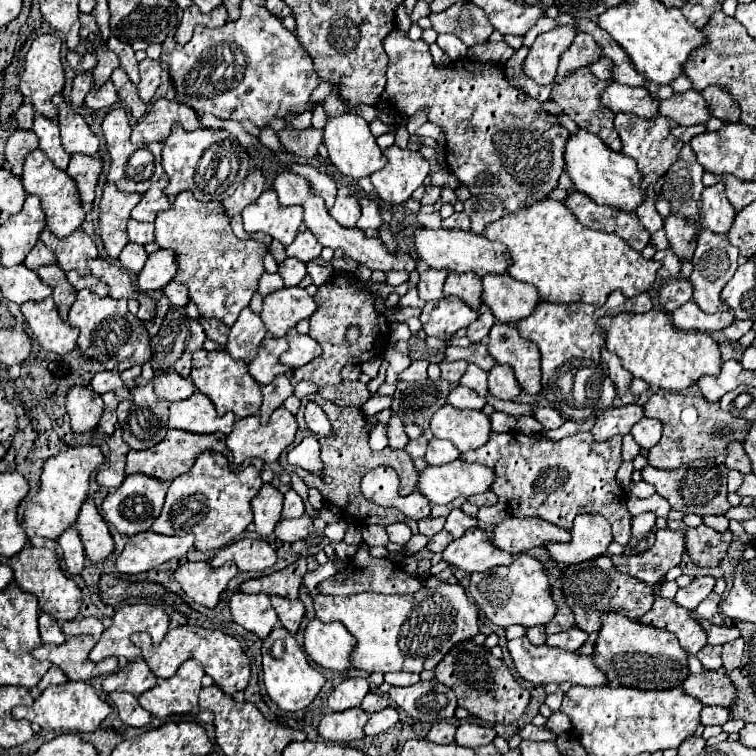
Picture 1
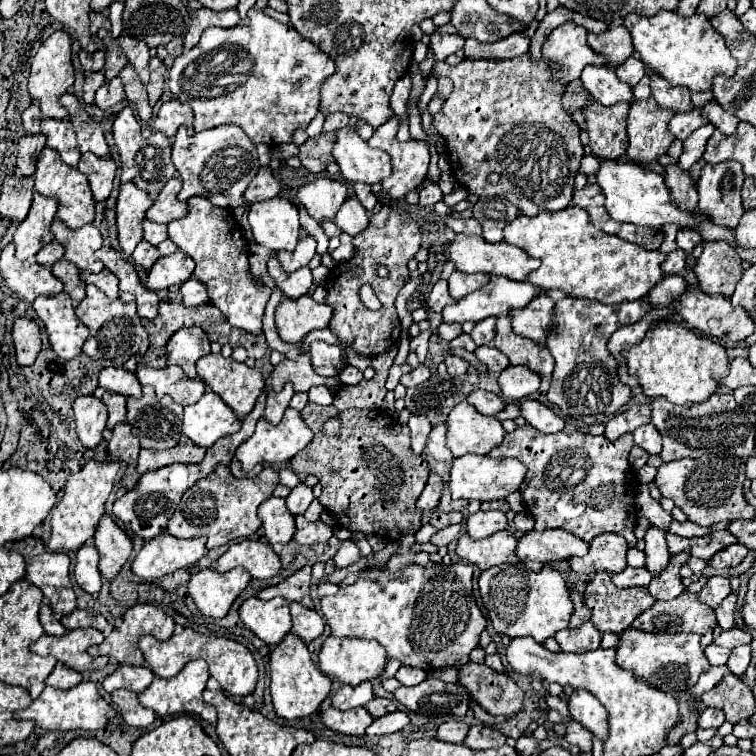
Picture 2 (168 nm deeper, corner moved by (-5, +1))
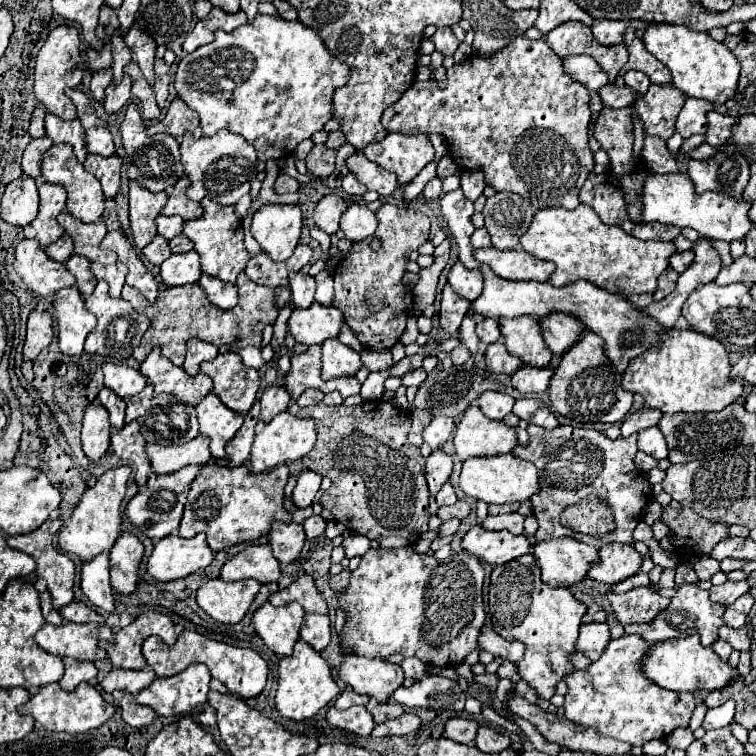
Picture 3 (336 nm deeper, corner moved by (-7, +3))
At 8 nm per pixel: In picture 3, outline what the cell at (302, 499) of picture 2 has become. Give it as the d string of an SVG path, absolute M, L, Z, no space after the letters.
M302 471L298 475L298 483L294 487L294 495L292 495L294 503L298 507L310 507L312 501L314 501L316 491L320 489L320 481L322 481L322 477L318 473L314 473L314 471Z

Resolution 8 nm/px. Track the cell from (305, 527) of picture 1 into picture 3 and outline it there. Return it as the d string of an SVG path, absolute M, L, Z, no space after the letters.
M320 515L308 517L302 525L304 525L304 531L306 531L308 539L316 539L316 537L324 535L324 531L326 531L326 521Z

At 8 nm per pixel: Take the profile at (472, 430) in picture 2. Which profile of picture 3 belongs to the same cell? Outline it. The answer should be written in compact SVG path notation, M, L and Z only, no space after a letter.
M472 403L454 431L456 455L464 461L468 457L484 457L496 453L510 453L518 443L516 433L504 421L490 421L480 407Z

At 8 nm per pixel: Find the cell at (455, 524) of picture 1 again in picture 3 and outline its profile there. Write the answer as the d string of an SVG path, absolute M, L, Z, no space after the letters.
M508 513L508 515L496 515L496 517L488 515L482 521L482 525L488 531L502 531L502 529L506 529L506 531L510 531L514 535L520 535L522 529L524 529L524 517L520 513Z

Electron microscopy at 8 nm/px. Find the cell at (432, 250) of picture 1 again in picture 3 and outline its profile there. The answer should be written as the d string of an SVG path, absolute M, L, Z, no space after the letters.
M474 249L474 257L480 263L492 267L498 277L518 279L518 281L548 281L550 273L556 269L552 261L542 261L526 253L524 249Z

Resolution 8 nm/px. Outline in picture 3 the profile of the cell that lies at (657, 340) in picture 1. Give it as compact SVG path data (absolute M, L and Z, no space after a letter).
M670 329L666 333L666 339L662 337L662 341L656 347L648 349L646 353L642 353L636 359L630 359L628 369L622 377L622 387L630 393L640 393L648 407L660 409L662 413L720 411L726 405L730 405L732 401L736 401L744 389L744 381L730 381L730 369L732 367L728 363L728 351L720 341L716 341L714 337L702 335L698 331L692 331L692 329L688 329L688 331Z

